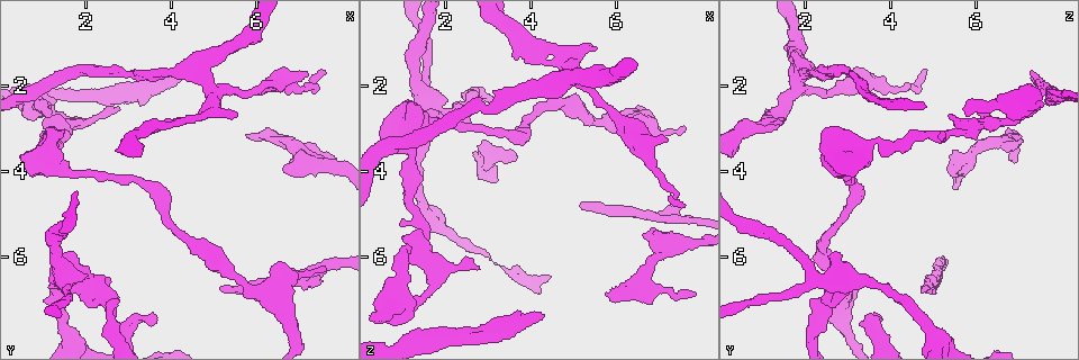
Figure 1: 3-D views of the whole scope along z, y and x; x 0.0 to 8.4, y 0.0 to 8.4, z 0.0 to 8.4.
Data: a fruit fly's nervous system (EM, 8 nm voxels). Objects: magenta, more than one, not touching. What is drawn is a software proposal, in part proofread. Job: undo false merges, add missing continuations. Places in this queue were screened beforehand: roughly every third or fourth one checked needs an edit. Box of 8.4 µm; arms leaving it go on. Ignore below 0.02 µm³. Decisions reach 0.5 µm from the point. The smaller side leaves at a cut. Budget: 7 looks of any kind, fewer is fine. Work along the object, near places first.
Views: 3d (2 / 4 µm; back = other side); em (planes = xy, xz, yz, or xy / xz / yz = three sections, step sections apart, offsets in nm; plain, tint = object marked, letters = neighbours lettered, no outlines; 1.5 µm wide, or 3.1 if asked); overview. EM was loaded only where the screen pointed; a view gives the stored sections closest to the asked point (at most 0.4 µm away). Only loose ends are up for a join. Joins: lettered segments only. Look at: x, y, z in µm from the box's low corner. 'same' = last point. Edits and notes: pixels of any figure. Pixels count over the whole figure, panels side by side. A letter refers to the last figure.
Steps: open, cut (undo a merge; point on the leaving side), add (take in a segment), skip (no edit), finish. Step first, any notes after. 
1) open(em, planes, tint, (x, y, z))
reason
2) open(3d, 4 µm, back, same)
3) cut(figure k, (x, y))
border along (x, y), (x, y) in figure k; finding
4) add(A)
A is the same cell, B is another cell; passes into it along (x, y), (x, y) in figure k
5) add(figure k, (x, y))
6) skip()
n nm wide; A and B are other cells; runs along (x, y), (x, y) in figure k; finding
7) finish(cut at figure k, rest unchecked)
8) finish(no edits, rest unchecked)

open(3d, 2 µm, back, (7.85, 3.75, 6.85))
free end

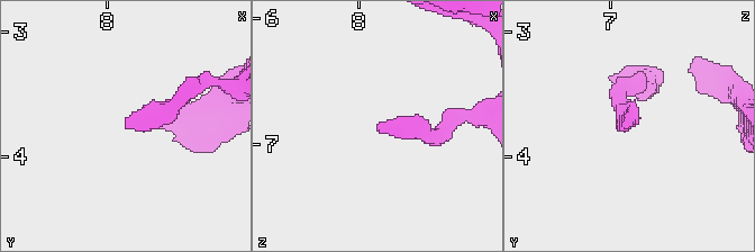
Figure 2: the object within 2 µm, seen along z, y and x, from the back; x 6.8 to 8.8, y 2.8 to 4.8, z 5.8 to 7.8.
open(em, xy, step 8, letters, (7.84, 3.76, 6.84))
need the tissue

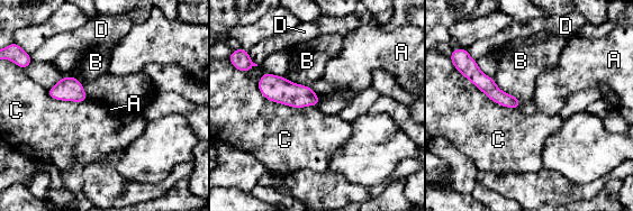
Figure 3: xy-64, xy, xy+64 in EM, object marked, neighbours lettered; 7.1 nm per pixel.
skip()
A, B, C and D are other cells; no lettered segment goes on from it

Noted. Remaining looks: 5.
open(3d, 4 µm, (5.15, 6.65, 4.80))
tapers out

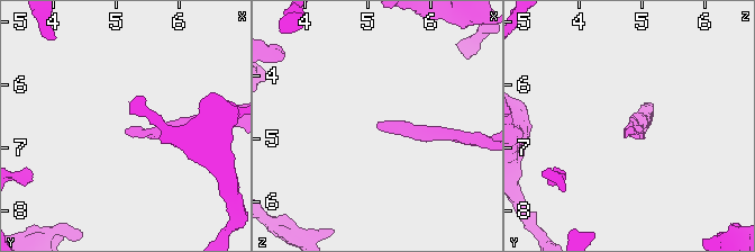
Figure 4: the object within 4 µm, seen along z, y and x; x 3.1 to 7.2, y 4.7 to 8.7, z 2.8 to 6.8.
open(em, yz, step 8, letters, (5.20, 6.70, 4.75))

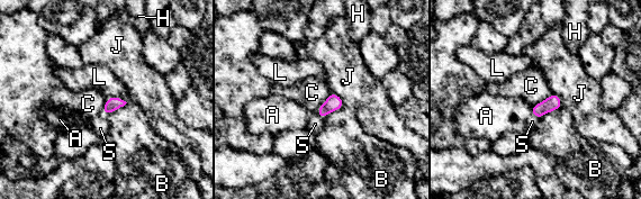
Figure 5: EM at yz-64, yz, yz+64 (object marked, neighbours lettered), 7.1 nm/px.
open(em, planes, letters, same)

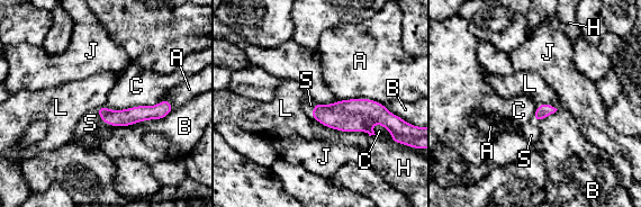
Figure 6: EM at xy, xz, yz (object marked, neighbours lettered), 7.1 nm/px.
add(S)
100 nm wide; S is the same cell, A, B, C, H, J and L are other cells; the neuron continues

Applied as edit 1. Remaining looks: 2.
finish(add at figure 6, rest unchecked)

